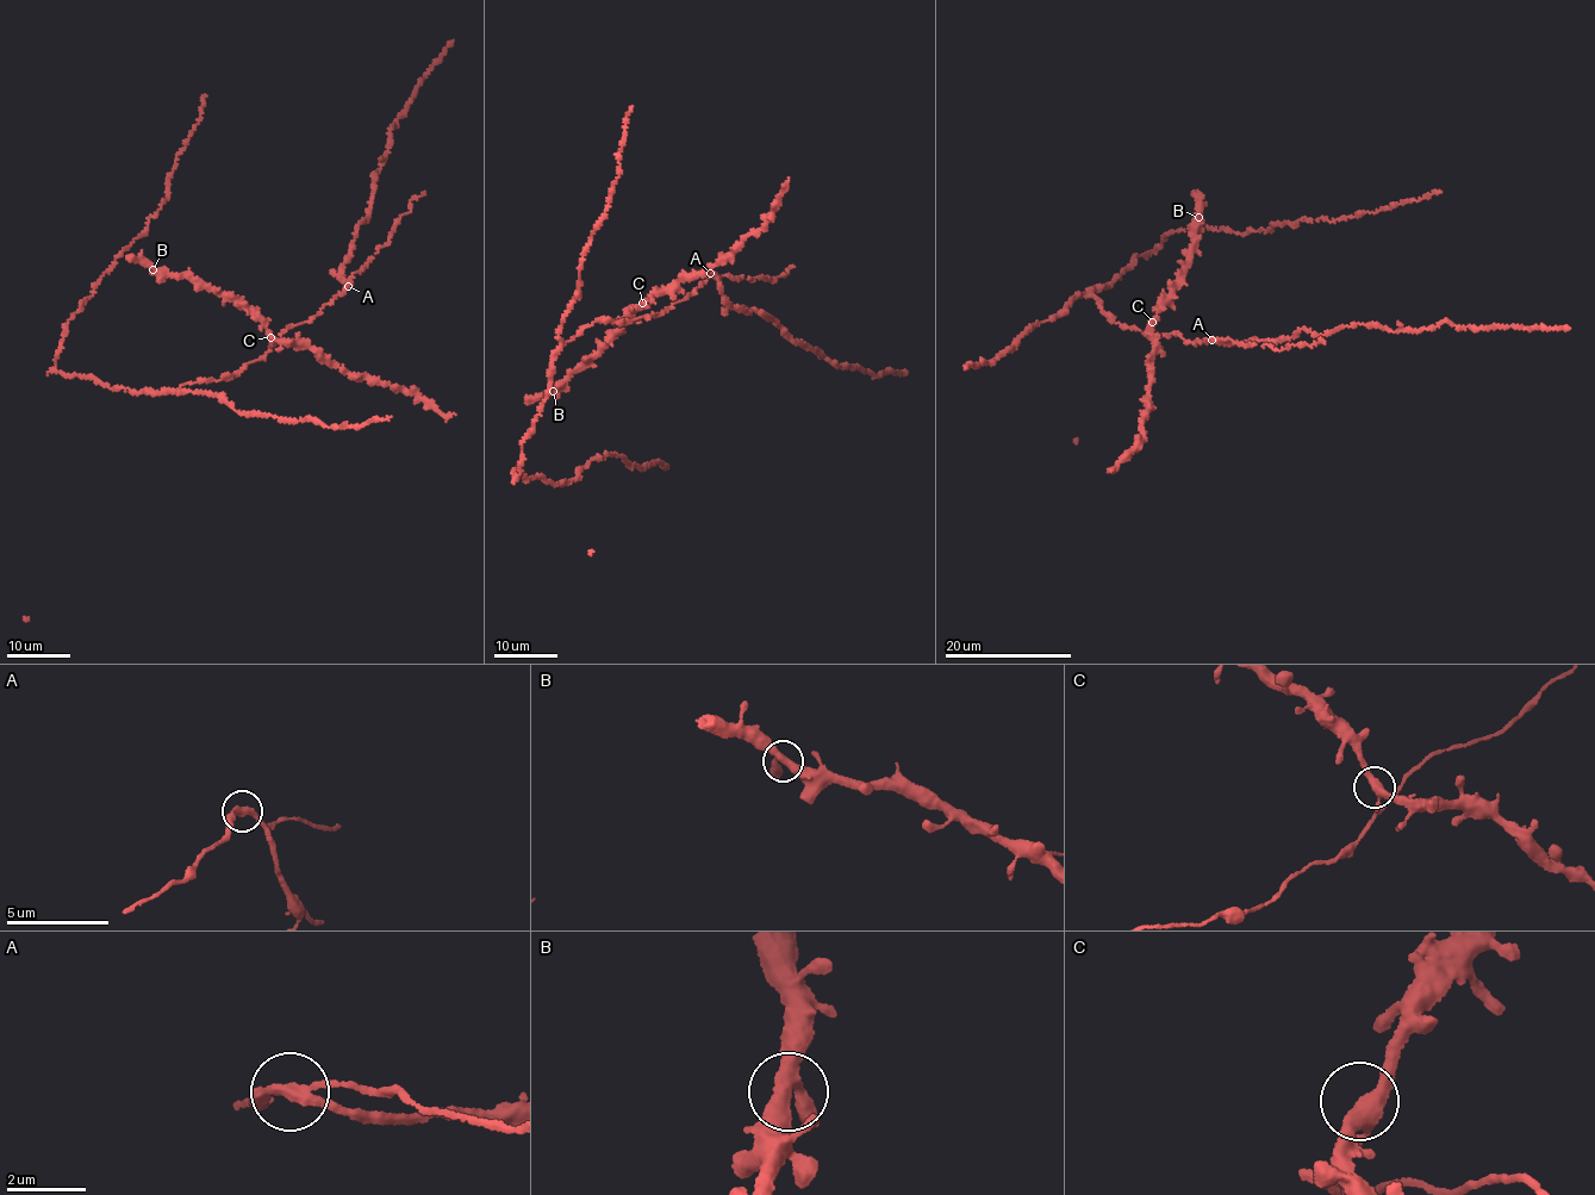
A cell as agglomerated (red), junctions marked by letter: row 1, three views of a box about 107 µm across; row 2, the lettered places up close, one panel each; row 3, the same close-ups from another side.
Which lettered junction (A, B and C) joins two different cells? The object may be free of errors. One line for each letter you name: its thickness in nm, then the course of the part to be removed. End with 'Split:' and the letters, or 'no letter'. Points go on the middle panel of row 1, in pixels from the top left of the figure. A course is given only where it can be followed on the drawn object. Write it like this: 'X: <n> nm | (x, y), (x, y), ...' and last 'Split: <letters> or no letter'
A: 240 nm | (710, 273), (729, 305), (748, 313), (756, 309), (796, 342), (840, 367), (858, 367), (878, 377), (908, 372)
Split: A

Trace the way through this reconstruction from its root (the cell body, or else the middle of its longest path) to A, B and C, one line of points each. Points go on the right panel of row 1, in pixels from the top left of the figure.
A: (1109, 315), (1127, 329), (1134, 328), (1150, 337), (1177, 334), (1192, 344), (1210, 340)
B: (1109, 315), (1127, 329), (1134, 328), (1150, 337), (1158, 334), (1152, 324), (1183, 279), (1198, 217)
C: (1109, 315), (1127, 329), (1134, 328), (1150, 337), (1158, 334), (1152, 329), (1152, 322)

